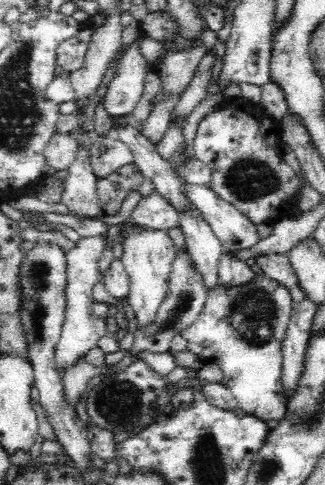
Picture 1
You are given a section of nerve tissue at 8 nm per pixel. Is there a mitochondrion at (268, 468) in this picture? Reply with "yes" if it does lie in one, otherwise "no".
yes

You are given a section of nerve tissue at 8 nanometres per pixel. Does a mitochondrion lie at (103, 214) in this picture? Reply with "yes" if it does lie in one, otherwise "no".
no

